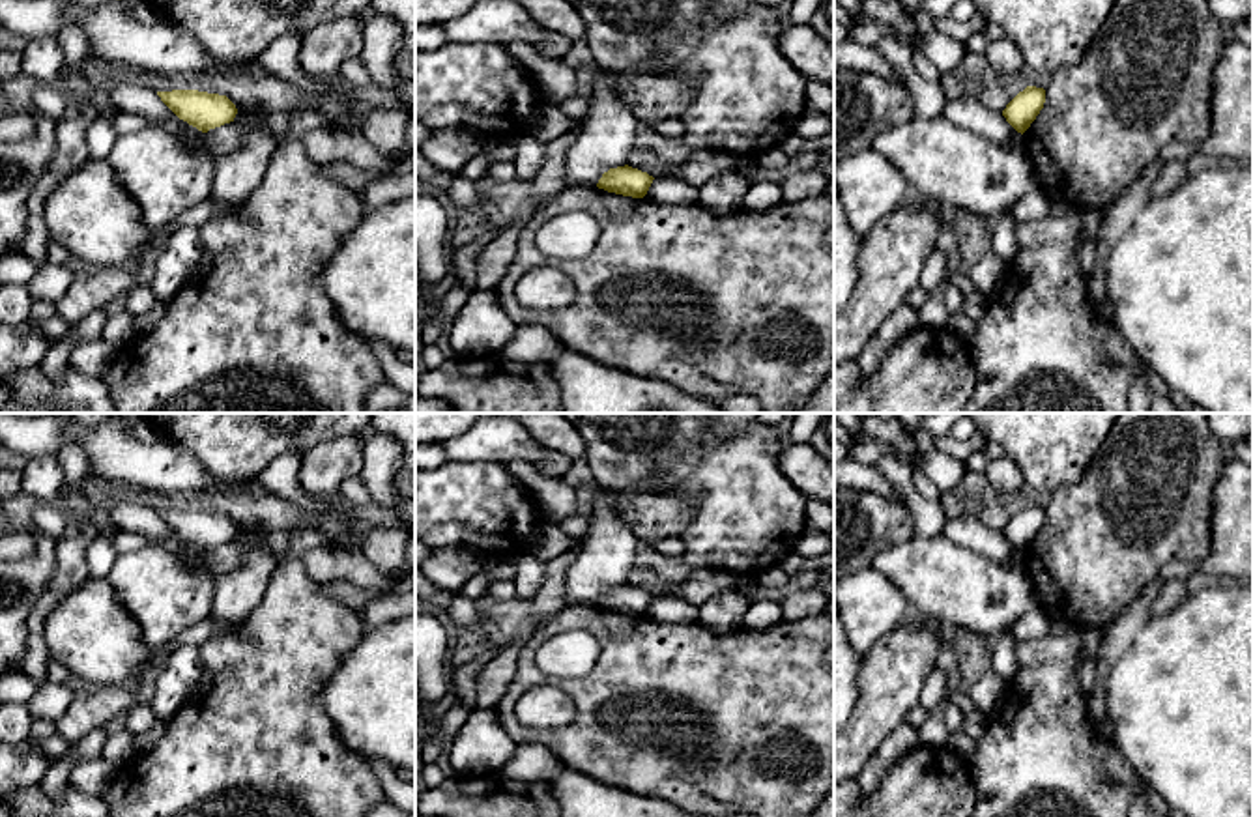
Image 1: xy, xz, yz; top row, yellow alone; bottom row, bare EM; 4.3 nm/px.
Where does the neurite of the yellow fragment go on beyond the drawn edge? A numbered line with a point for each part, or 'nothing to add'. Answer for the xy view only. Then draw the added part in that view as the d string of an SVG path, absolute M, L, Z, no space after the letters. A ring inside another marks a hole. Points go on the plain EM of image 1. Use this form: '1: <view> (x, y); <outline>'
nothing to add

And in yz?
nothing to add

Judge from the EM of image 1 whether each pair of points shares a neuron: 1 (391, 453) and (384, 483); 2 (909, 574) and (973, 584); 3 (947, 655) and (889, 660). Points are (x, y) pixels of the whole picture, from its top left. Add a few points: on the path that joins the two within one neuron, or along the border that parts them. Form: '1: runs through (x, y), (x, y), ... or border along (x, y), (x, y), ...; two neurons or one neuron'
1: runs through (384, 460), (384, 475); one neuron
2: runs through (924, 574), (958, 584); one neuron
3: border along (947, 640), (936, 664); two neurons

